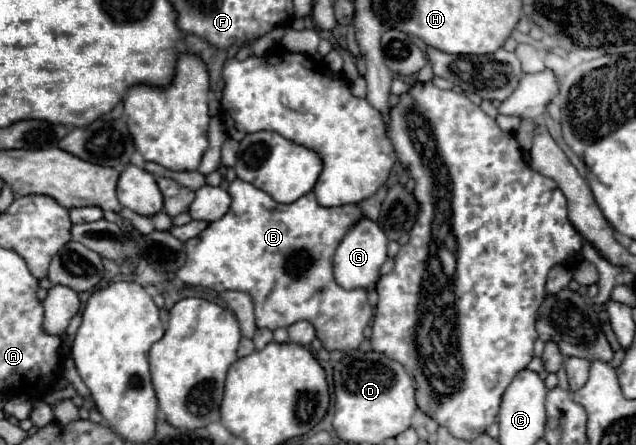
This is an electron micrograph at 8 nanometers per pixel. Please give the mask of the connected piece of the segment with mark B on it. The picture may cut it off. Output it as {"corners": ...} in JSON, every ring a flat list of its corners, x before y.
{"corners":[[233,180,231,186,229,186,229,194,231,194,231,198,233,198,229,212,227,212,219,222,211,222,199,236,187,240,187,262,185,262,183,268,177,270,177,278,179,278,181,282,185,282,185,284,205,286,205,288,211,288,211,290,217,290,217,292,221,292,221,290,241,290,241,292,251,294,253,304,255,304,255,318,257,318,257,326,259,326,259,328,275,330,275,328,287,328,287,326,291,326,291,324,295,324,295,322,299,322,299,320,309,320,309,322,315,324,317,336,319,336,319,340,323,342,323,346,325,346,327,350,345,350,345,352,351,352,351,350,359,348,359,344,363,342,363,330,367,328,367,324,369,324,369,320,371,320,371,316,373,316,373,308,371,308,369,302,367,302,367,292,365,292,363,288,345,290,345,288,337,286,337,282,335,282,335,278,333,278,333,270,331,270,333,252,335,252,339,240,341,240,343,234,363,216,361,210,359,210,359,206,325,208,325,206,319,206,319,204,317,204,317,198,315,198,313,192,301,196,301,198,299,198,297,202,293,202,293,204,279,204,279,202,275,202,267,192,263,192,263,190,259,190,259,188,255,188,253,184,243,182,243,180]]}

